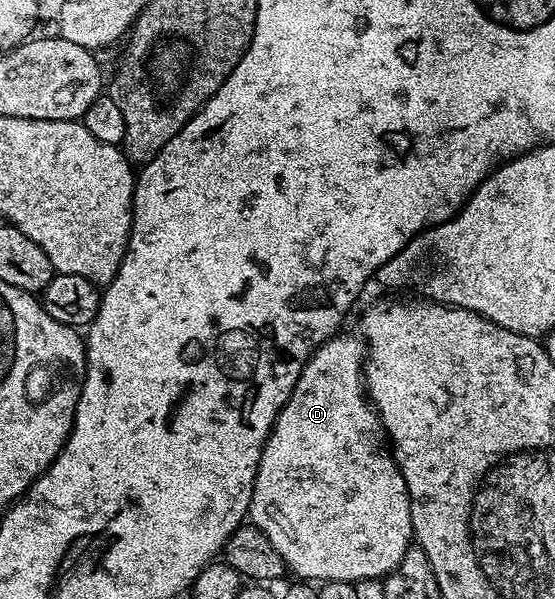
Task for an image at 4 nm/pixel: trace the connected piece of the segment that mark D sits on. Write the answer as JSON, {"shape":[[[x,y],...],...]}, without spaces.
{"shape":[[[338,332],[336,335],[323,342],[313,350],[311,356],[305,361],[303,371],[293,388],[293,394],[287,399],[287,403],[279,411],[279,415],[273,424],[273,430],[269,433],[267,443],[261,452],[259,467],[255,475],[255,487],[249,504],[248,520],[257,526],[267,539],[271,539],[271,547],[283,555],[286,570],[297,579],[304,579],[310,583],[324,583],[326,581],[348,581],[356,583],[361,580],[384,579],[389,576],[393,568],[403,559],[403,555],[411,547],[414,540],[413,524],[411,523],[411,503],[407,483],[399,471],[397,461],[393,458],[390,448],[391,442],[385,436],[385,429],[381,425],[381,419],[373,408],[365,387],[363,366],[365,364],[365,342],[356,332]]]}

